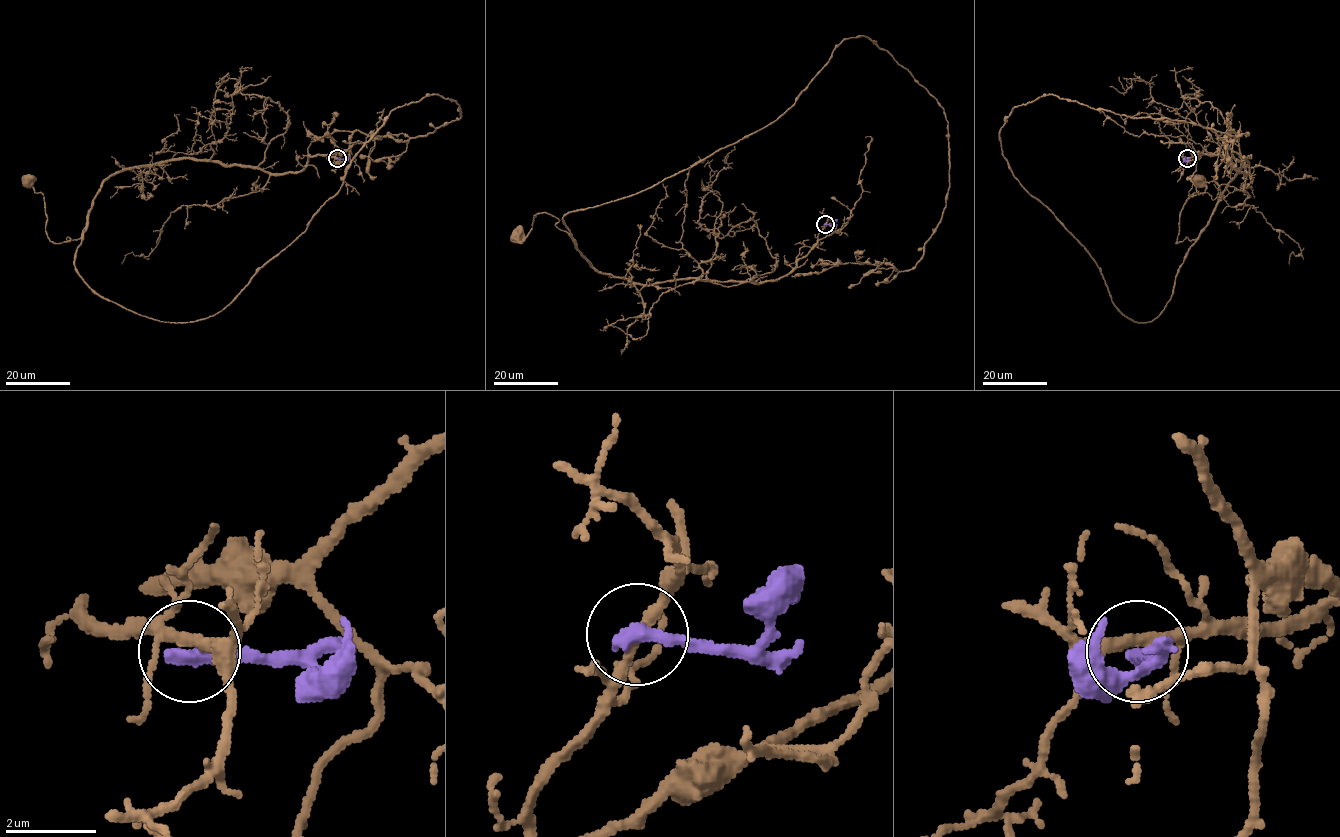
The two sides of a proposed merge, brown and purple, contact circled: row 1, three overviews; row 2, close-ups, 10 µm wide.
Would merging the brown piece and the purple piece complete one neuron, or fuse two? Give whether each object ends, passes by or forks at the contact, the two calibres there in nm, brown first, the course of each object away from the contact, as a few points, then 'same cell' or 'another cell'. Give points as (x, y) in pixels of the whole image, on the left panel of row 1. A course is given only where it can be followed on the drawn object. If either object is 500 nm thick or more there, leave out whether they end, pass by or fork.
brown passes by; purple ends there; 240 nm thick on the brown side, 400 nm on the other; brown runs (336, 158), (311, 156), (287, 173), (179, 159), (125, 169), (102, 183), (81, 236), (58, 243), (28, 180); purple runs (336, 158), (347, 160), (348, 156); another cell

